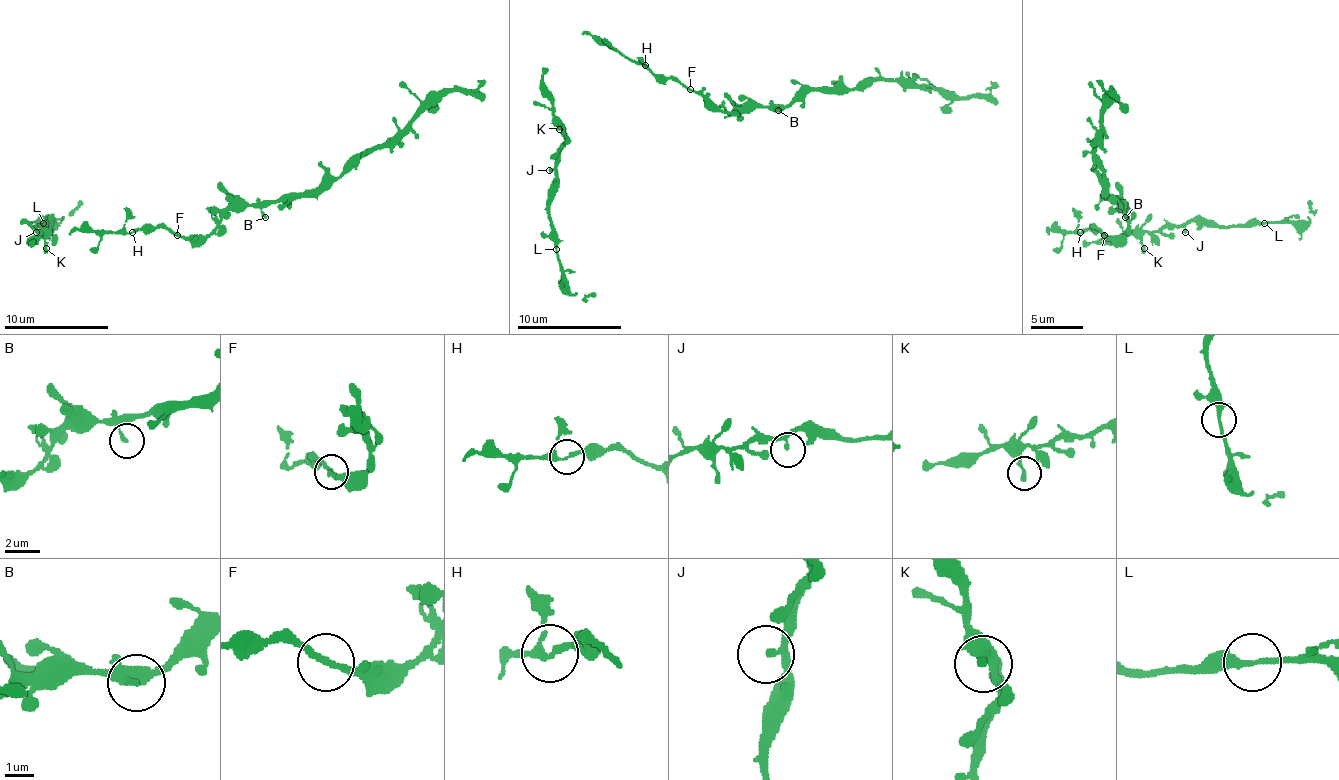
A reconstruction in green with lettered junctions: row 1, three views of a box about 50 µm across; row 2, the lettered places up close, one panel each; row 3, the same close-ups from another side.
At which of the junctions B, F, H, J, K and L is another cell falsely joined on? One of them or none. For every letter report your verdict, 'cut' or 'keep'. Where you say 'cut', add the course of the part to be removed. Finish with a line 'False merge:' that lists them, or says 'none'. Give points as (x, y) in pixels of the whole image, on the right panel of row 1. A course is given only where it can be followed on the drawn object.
B: keep
F: keep
H: keep
J: keep
K: keep
L: keep
False merge: none

